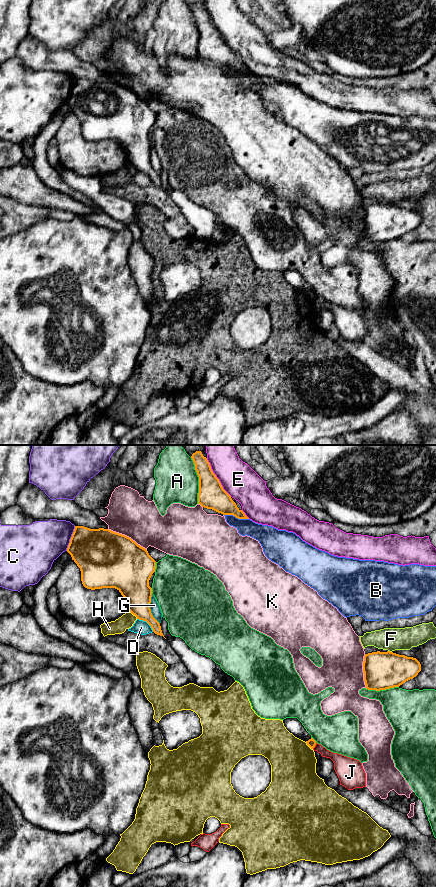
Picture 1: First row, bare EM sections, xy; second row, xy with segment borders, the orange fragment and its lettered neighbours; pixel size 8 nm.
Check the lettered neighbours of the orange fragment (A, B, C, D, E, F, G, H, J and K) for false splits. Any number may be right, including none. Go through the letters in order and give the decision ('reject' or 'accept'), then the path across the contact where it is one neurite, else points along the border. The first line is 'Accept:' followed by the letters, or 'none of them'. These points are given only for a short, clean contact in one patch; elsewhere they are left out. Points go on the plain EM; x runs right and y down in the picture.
Accept: none of them
A: reject
B: reject
C: reject
D: reject
E: reject
F: reject
G: reject | along xy (151, 146), (150, 164), (159, 175)
H: reject
J: reject | along xy (316, 295), (312, 300)
K: reject

